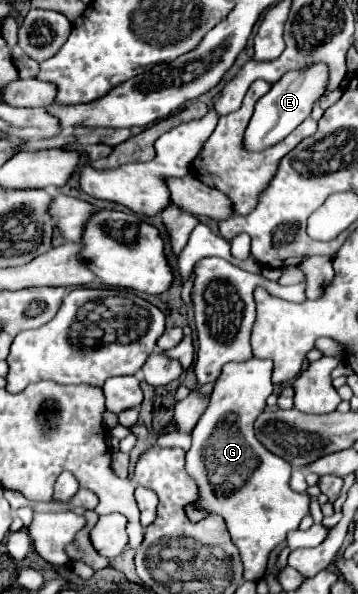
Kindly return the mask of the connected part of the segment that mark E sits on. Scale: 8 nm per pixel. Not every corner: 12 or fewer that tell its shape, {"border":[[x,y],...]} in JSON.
{"border":[[326,66],[288,72],[256,102],[246,149],[265,150],[310,116]]}

